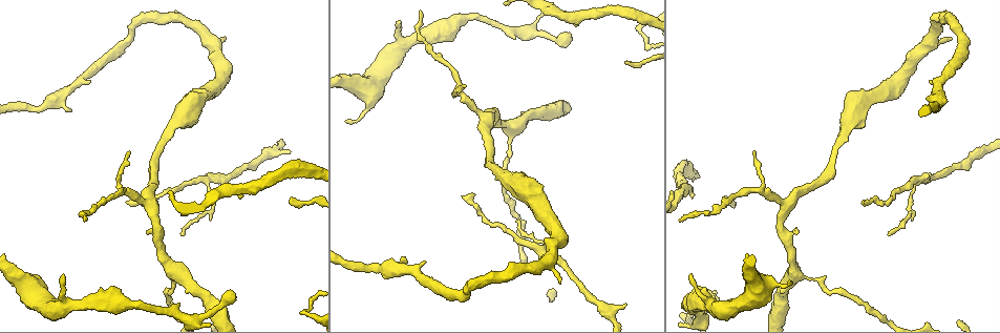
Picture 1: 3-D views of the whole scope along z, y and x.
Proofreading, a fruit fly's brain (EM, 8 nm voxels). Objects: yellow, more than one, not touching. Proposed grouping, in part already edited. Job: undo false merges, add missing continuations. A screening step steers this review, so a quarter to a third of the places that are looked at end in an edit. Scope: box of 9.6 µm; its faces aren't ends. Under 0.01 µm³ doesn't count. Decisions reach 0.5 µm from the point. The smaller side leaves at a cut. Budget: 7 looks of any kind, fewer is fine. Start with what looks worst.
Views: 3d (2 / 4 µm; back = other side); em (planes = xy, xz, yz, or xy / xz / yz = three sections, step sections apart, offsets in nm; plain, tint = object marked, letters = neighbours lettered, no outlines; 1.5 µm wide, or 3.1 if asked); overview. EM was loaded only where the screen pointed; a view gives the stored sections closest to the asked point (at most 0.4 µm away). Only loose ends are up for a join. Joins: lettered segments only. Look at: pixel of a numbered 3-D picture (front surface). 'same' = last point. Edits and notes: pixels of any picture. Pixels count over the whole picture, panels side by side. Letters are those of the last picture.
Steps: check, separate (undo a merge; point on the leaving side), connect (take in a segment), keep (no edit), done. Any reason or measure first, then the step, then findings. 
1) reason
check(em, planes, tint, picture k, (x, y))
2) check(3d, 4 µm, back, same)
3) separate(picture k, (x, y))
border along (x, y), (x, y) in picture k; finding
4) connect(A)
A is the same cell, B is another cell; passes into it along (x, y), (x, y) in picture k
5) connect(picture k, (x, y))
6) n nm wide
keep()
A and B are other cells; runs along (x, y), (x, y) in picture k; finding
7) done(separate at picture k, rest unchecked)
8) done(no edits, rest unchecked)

free end
check(em, planes, letters, picture 1, (234, 298))

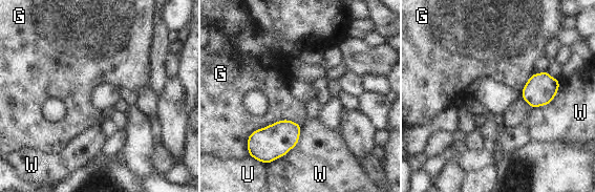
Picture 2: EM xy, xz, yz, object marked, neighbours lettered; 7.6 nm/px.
keep()
G, U and W are other cells; border along (301, 125), (299, 141), (266, 165) in picture 2; none of them fits

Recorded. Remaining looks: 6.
an open end
check(em, planes, letters, picture 1, (690, 273))

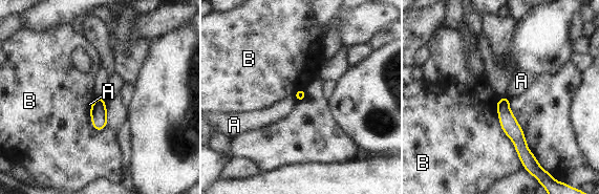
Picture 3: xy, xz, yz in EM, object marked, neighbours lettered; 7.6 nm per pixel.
80 nm wide; B touches over 550 nm
keep()
A and B are other cells; no lettered segment goes on from it

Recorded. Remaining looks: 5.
three arms meet
check(em, xz, step 8, tint, picture 1, (920, 178))

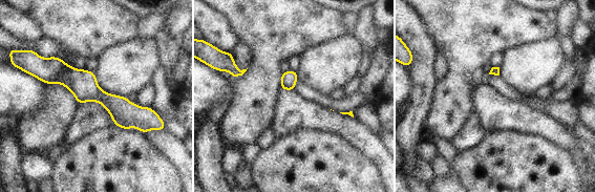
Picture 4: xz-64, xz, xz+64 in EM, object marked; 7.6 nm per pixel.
check(em, planes, letters, same)

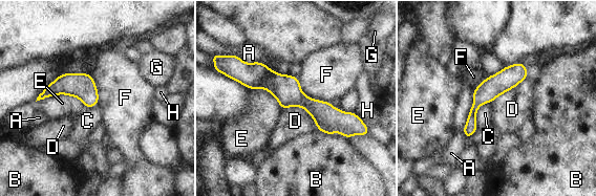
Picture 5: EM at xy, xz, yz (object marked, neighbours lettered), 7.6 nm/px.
E touches over 400 nm
keep()
A, B, C, D, E, F, G and H are other cells; border along (297, 77), (305, 94), (330, 102) in picture 5; all the same neuron

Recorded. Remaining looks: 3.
done(no edits, rest unchecked)

